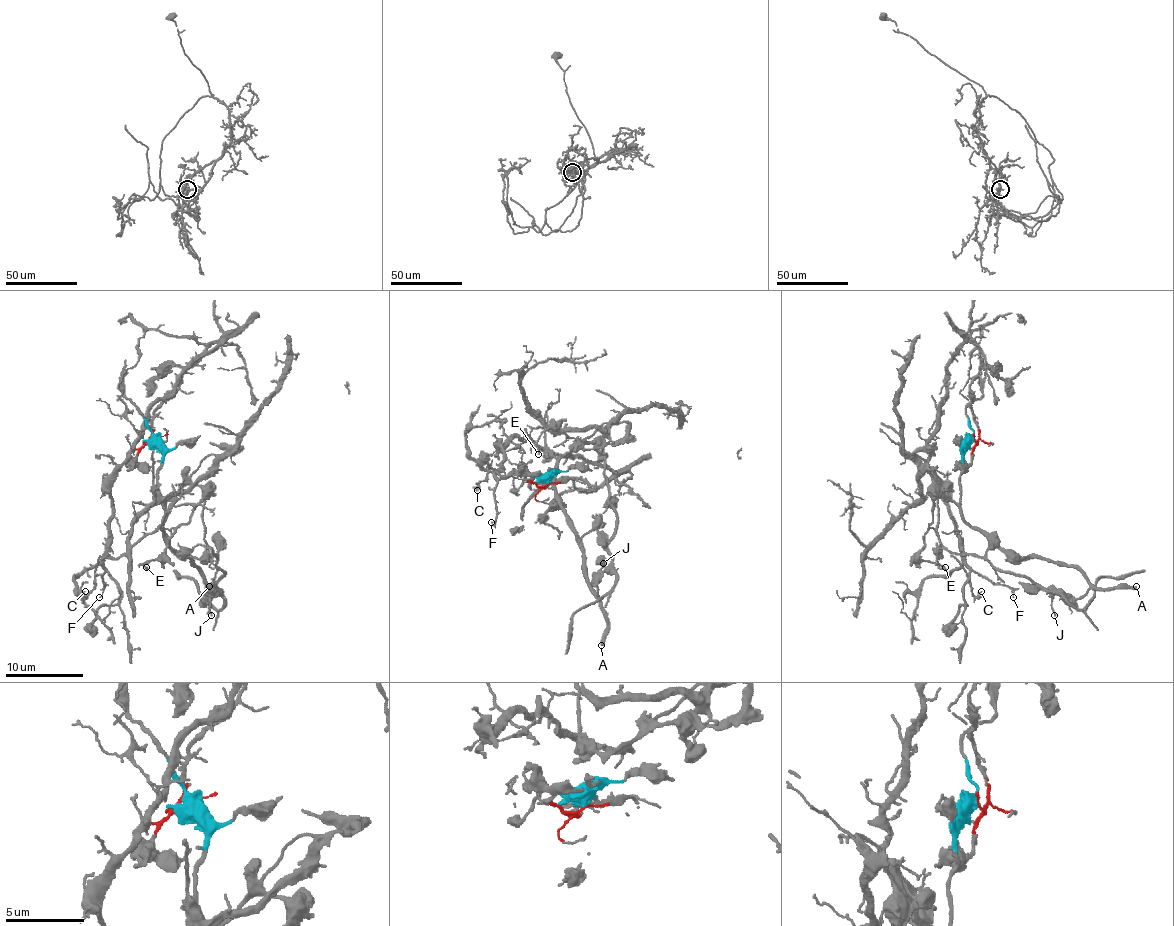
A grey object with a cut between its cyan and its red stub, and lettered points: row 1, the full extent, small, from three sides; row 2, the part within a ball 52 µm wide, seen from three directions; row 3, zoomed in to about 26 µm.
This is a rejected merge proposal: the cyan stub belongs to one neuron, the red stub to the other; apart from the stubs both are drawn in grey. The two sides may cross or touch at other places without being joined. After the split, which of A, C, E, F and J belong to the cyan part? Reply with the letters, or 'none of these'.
A, E, J

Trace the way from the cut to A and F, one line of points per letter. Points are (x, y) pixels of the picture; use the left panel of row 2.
A: (157, 439), (163, 453), (163, 467), (157, 474), (163, 536), (215, 589), (209, 587)
F: (157, 439), (147, 441), (157, 408), (184, 372), (221, 342), (149, 410), (143, 435), (110, 488), (99, 596)

